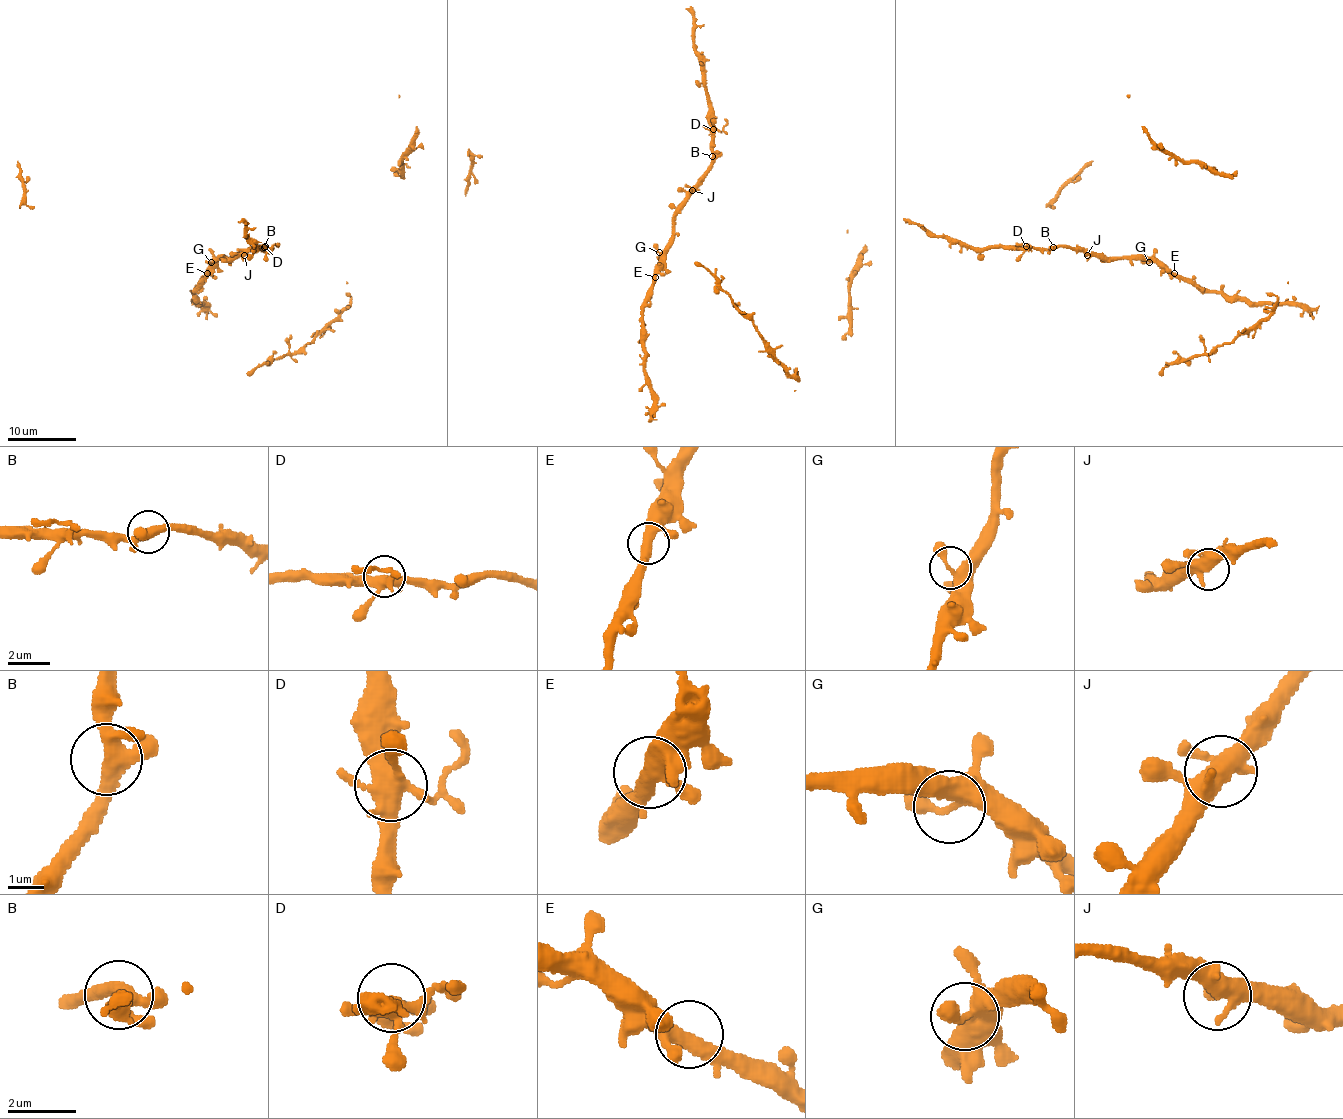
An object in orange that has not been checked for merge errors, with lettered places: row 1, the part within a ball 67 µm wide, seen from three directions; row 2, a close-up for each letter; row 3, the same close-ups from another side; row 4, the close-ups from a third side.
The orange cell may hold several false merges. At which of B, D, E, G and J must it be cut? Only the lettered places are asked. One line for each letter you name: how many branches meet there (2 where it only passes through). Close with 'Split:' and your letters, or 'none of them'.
Split: none of them

